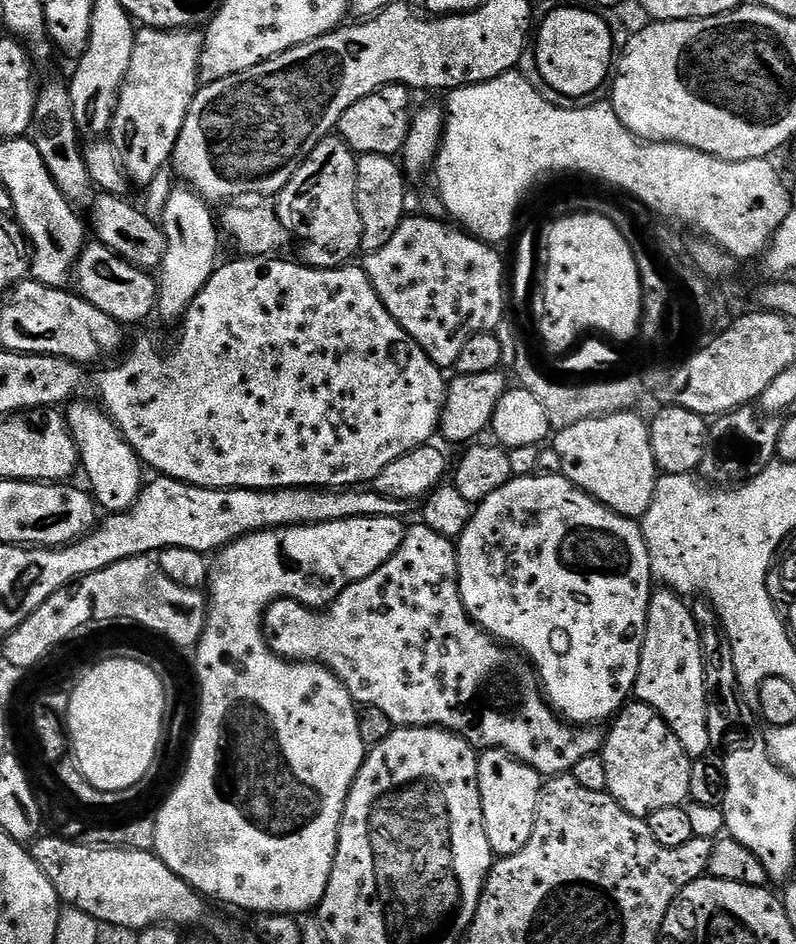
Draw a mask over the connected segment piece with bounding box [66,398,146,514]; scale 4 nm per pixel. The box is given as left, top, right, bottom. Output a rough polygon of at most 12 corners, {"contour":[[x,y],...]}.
{"contour":[[73,399],[70,434],[92,499],[126,512],[142,461],[103,407]]}

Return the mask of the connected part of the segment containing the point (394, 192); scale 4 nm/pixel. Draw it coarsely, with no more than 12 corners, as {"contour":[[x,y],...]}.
{"contour":[[356,157],[360,252],[406,219],[406,173],[393,157]]}

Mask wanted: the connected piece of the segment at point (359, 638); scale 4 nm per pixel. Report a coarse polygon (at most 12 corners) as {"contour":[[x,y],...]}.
{"contour":[[422,522],[323,610],[264,637],[389,725],[563,776],[605,733],[466,614]]}

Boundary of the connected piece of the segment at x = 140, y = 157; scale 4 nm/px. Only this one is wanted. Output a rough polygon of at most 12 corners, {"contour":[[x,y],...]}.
{"contour":[[141,27],[108,138],[146,188],[200,89],[203,33]]}

